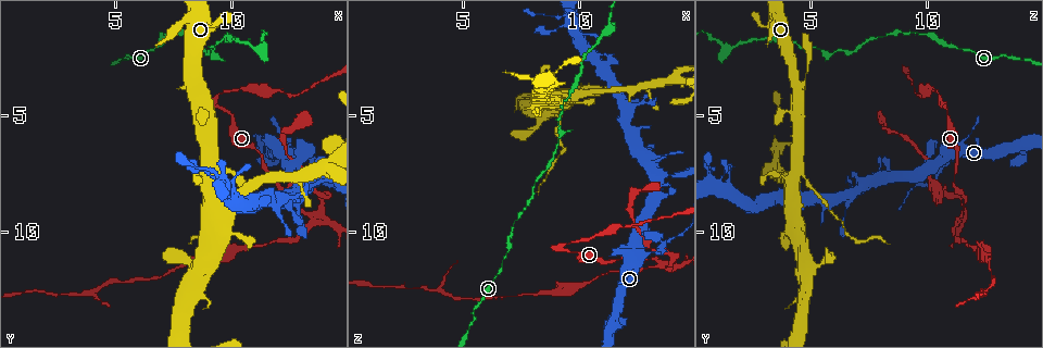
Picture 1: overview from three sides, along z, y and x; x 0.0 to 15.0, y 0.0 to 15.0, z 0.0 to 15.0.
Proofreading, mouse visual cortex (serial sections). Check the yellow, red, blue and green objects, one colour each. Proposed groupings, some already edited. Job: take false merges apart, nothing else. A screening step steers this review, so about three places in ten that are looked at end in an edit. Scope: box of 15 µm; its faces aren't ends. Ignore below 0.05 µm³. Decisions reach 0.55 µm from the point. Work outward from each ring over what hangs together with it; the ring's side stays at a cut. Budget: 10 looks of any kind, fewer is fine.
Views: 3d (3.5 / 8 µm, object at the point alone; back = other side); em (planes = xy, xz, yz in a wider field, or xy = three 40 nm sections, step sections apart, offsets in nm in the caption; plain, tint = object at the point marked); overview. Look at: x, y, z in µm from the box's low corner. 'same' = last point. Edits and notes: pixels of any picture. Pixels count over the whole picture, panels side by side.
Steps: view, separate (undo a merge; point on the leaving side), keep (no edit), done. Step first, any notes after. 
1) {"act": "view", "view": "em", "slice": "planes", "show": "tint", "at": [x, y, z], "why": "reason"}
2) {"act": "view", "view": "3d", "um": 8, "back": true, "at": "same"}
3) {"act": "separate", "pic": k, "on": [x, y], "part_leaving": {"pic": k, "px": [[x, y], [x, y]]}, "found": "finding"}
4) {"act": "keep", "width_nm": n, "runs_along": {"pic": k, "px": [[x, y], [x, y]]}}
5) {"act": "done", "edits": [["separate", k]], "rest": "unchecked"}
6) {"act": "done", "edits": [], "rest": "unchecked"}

{"act": "view", "view": "3d", "um": 8, "at": [6.7, 2.1, 11.2], "why": "thin neck"}

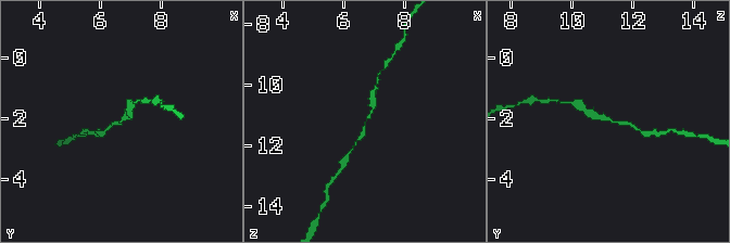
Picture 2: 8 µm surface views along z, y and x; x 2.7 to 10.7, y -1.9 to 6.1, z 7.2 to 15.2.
{"act": "view", "view": "em", "slice": "xy", "step": 5, "show": "tint", "at": [6.7, 2.1, 11.3]}

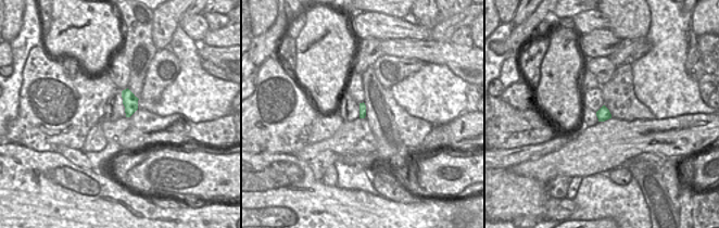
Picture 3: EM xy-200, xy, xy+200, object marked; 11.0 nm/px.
{"act": "keep", "arm_widths_nm": [100, 200], "found": "continuous, no second cell"}

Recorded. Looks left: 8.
{"act": "view", "view": "3d", "um": 3.5, "at": [9.2, 4.4, 10.6], "why": "sharp bend"}

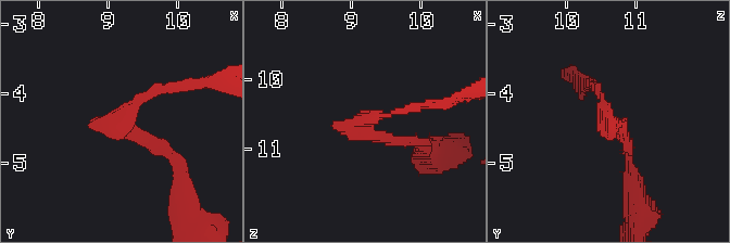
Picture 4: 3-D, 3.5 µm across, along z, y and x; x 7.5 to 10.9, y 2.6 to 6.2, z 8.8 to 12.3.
{"act": "view", "view": "em", "slice": "xy", "step": 3, "show": "tint", "at": [9.20, 4.45, 10.60], "arm_widths_nm": [150, 150]}

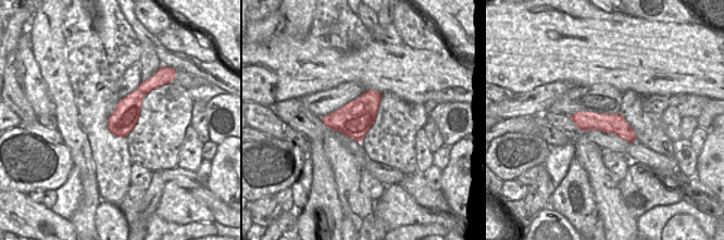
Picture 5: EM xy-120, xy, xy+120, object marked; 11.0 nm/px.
{"act": "view", "view": "em", "slice": "xy", "step": 5, "show": "tint", "at": "same", "why": "another direction"}

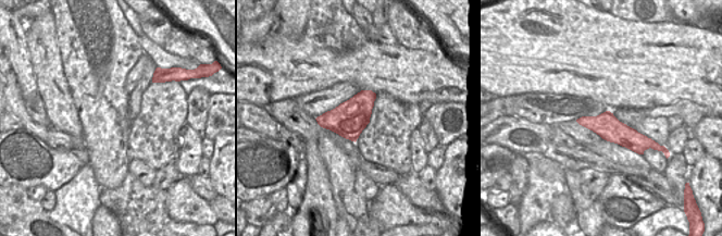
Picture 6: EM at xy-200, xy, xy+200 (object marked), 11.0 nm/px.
{"act": "separate", "pic": 4, "on": [415, 109], "part_leaving": {"pic": 4, "px": [[380, 117], [444, 103], [470, 89]]}, "found": "two cells meet here"}

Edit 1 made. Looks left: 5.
{"act": "view", "view": "3d", "um": 8, "back": true, "at": [13.4, 9.4, 11.5], "why": "a fork"}

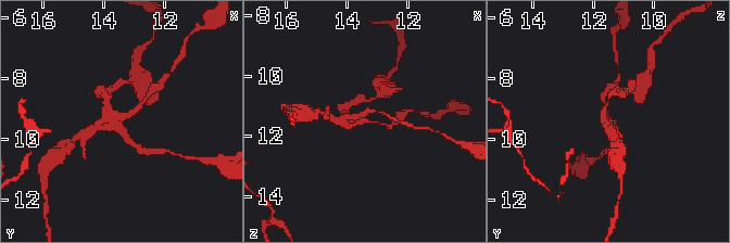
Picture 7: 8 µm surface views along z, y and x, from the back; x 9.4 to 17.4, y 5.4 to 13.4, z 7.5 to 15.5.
{"act": "view", "view": "3d", "um": 3.5, "at": [13.3, 9.4, 11.5], "why": "closer look"}

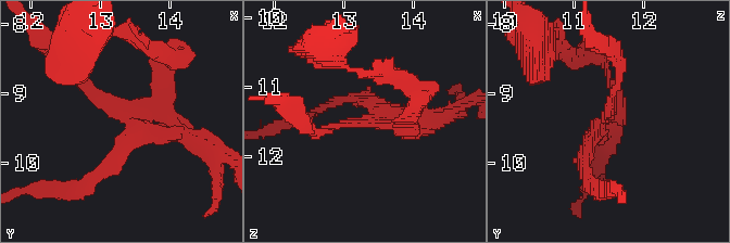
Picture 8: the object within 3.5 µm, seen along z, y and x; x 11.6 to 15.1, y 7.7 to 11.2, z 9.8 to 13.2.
{"act": "separate", "pic": 8, "on": [126, 152], "found": "a second cell is stuck on"}

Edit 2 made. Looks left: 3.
{"act": "view", "view": "overview"}

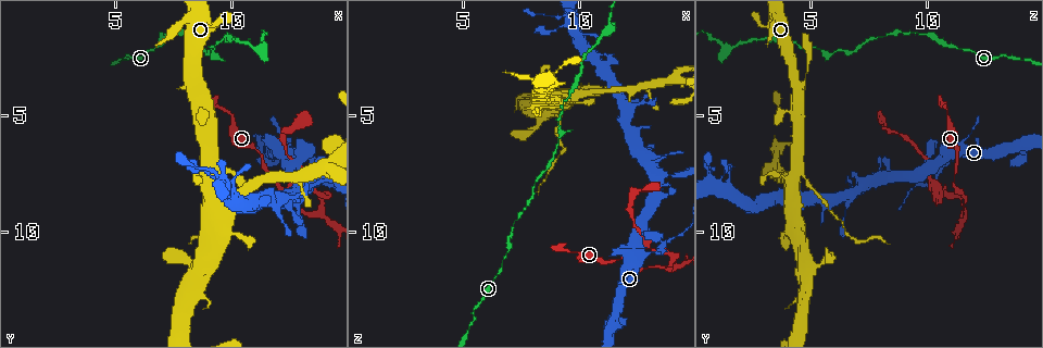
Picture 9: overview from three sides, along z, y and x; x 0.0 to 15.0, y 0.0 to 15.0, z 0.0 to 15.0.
{"act": "view", "view": "em", "slice": "xy", "step": 3, "show": "tint", "at": [9.1, 8.1, 5.1], "why": "narrows sharply"}

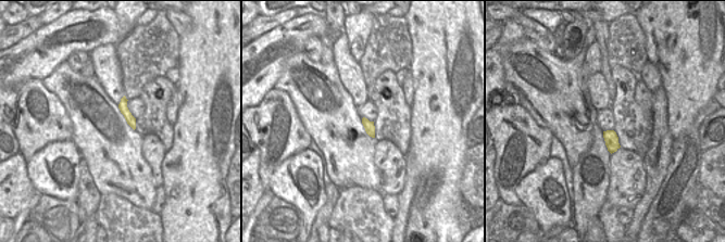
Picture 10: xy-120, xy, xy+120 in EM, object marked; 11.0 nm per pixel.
{"act": "view", "view": "3d", "um": 3.5, "at": "same", "why": "see where the arms go"}

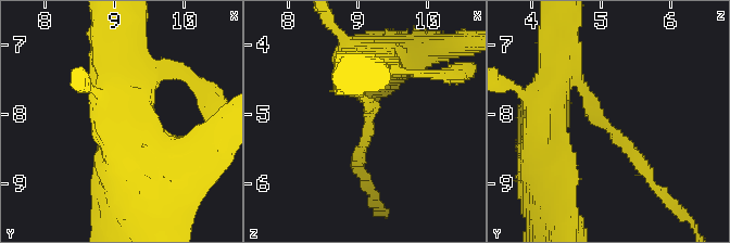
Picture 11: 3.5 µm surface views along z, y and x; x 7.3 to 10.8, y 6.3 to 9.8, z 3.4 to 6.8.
{"act": "keep", "runs_along": {"pic": 10, "px": [[123, 100], [123, 109], [133, 125]]}, "found": "continuous, no second cell"}

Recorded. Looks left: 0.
{"act": "done", "edits": [["separate", 4], ["separate", 8]], "rest": "unchecked"}

